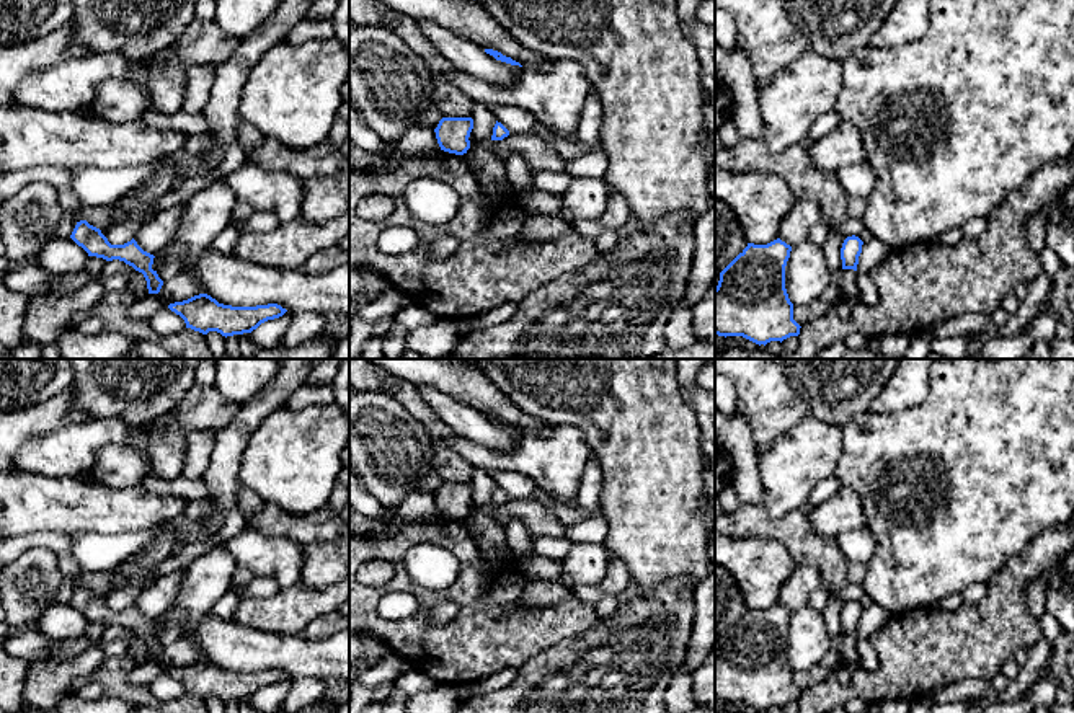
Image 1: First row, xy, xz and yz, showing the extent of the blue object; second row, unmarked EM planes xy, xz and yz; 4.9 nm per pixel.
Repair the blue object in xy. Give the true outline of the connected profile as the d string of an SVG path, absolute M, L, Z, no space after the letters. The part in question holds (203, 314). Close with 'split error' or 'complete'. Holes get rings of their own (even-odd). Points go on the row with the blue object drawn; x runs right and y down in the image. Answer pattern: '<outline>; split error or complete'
M207 294L170 303L168 308L184 320L186 328L202 334L217 331L225 338L251 333L261 323L279 318L287 312L277 303L256 307L224 305Z; complete

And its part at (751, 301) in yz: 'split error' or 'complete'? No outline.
complete

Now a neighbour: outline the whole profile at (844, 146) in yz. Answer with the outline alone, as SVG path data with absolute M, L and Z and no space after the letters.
M841 121L834 132L814 140L808 153L814 166L824 171L839 171L842 166L867 162L862 134L849 121Z

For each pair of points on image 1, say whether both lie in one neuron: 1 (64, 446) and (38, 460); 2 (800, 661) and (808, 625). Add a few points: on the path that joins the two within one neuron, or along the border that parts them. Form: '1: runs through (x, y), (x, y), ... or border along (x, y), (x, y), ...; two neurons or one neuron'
1: runs through (57, 452), (44, 456); one neuron
2: runs through (802, 653), (807, 633); one neuron

